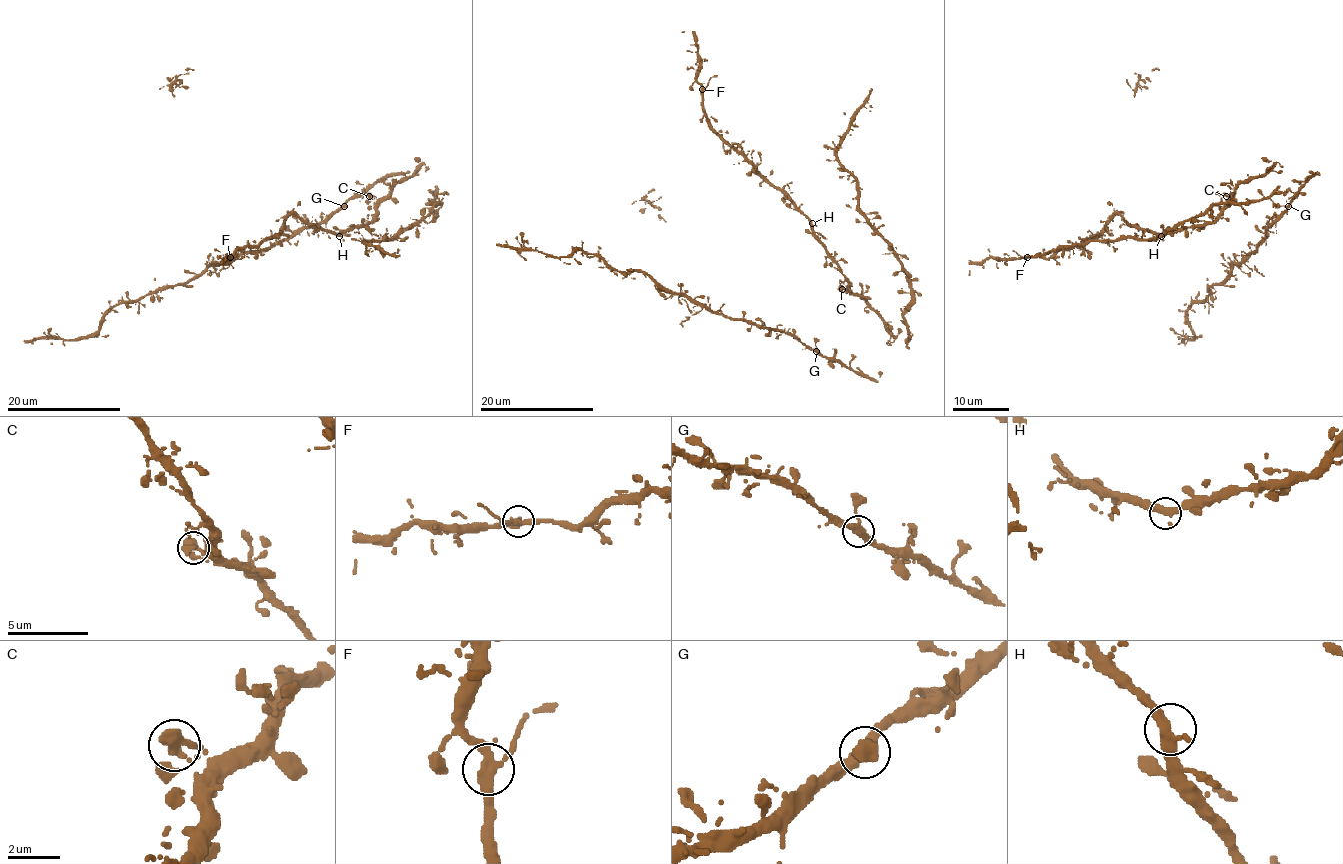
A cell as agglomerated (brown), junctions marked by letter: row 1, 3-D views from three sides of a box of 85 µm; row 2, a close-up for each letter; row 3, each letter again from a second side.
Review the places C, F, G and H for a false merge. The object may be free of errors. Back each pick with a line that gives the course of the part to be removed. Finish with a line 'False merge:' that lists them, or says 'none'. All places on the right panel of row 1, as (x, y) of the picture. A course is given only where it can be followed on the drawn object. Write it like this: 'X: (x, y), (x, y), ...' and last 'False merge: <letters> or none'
False merge: none

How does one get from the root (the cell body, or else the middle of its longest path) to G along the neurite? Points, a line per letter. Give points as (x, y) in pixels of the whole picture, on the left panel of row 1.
G: (407, 173), (388, 175), (354, 194), (344, 206)

